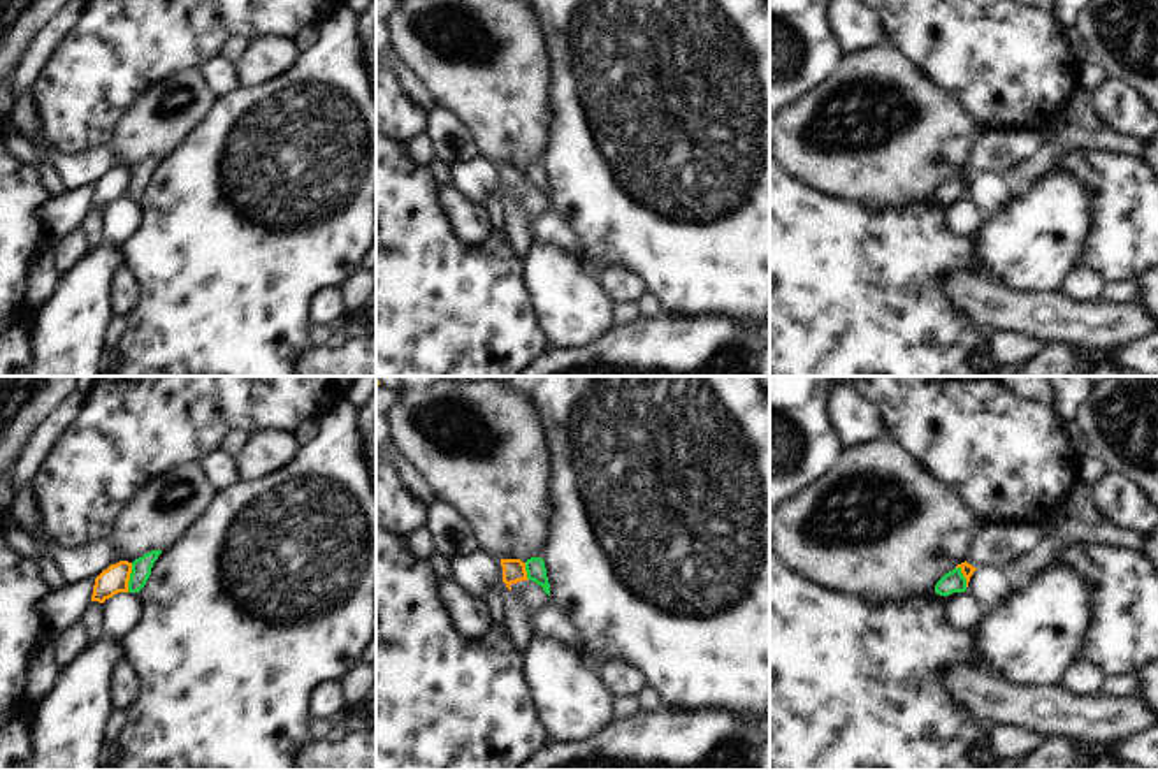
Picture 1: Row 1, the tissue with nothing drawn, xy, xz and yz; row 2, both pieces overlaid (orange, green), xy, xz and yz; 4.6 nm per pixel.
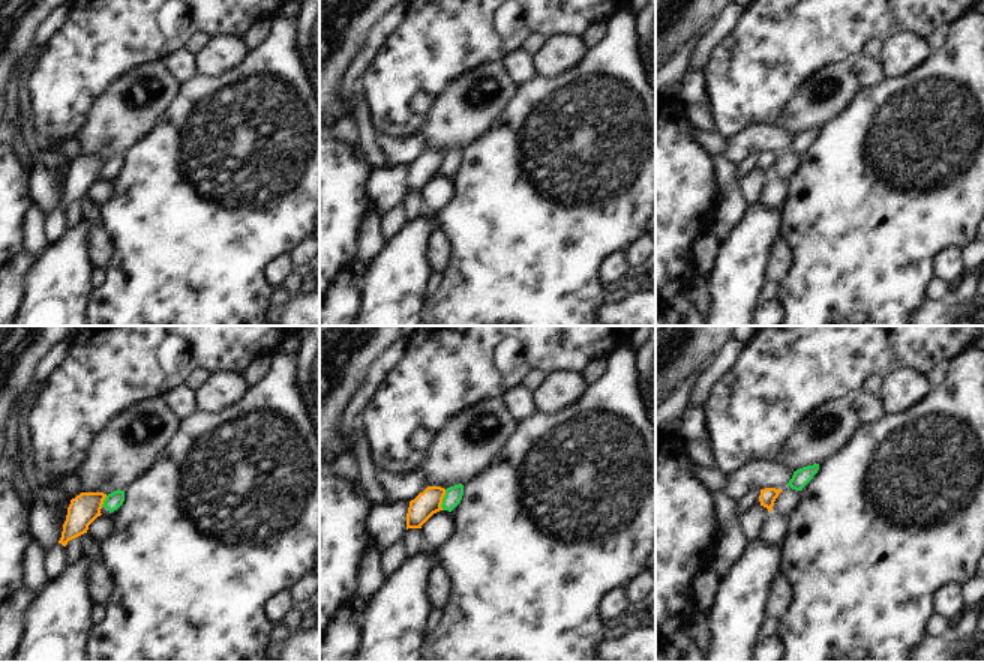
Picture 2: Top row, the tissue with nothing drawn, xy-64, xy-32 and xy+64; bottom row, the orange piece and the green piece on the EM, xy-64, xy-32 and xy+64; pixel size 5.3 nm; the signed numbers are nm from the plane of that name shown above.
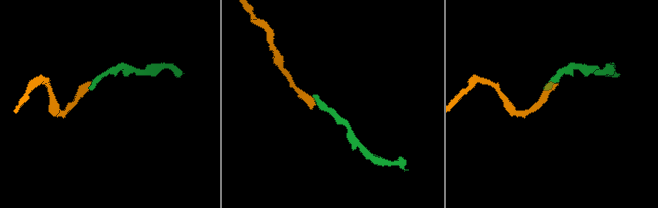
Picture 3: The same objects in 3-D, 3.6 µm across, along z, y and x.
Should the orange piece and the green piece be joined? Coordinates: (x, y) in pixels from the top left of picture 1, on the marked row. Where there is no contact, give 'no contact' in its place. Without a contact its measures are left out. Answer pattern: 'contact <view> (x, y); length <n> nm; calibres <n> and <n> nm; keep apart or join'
contact xy (129, 577); length 140 nm; calibres 120 and 100 nm; keep apart

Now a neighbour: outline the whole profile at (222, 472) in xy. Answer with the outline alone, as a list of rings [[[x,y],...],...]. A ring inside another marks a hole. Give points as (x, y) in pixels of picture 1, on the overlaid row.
[[[220,448],[200,459],[199,466],[216,492],[241,480],[235,459]]]

